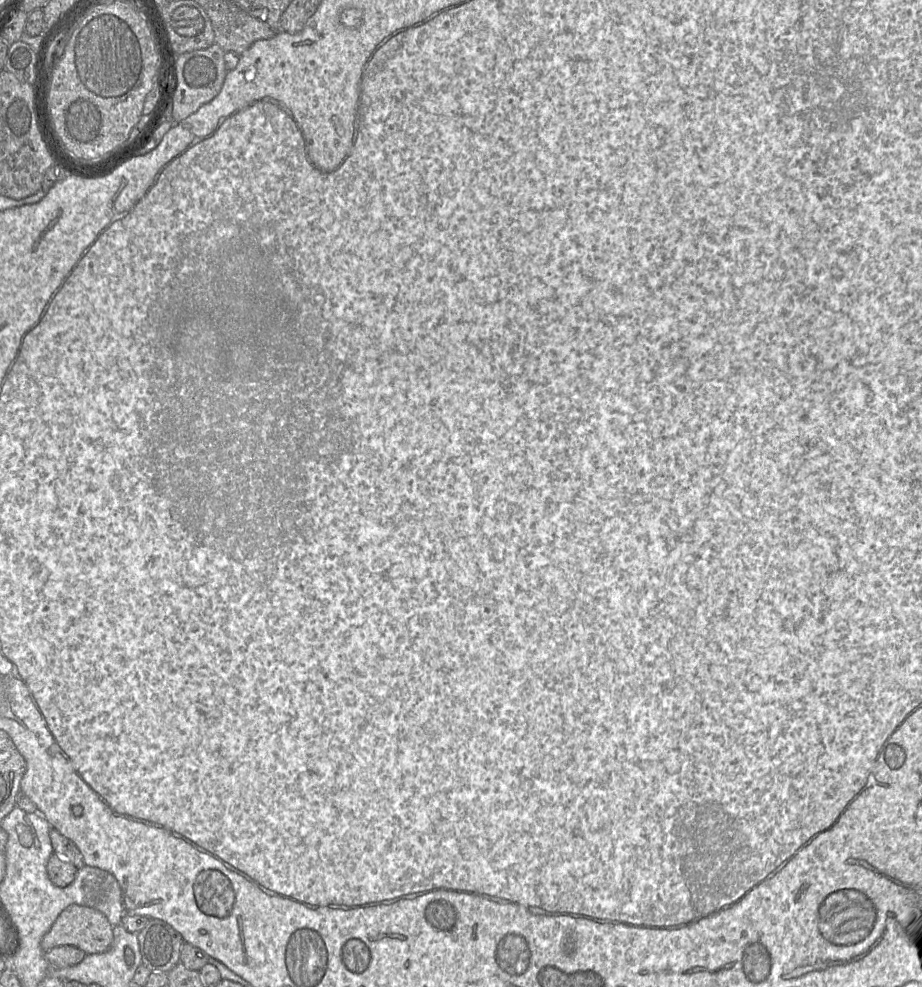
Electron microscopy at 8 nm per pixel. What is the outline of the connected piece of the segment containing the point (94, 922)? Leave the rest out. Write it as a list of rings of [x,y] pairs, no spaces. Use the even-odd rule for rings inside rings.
[[[72,904],[60,913],[44,935],[41,947],[47,952],[57,946],[70,945],[83,950],[86,954],[96,954],[107,951],[113,941],[114,927],[103,913],[88,906]]]

